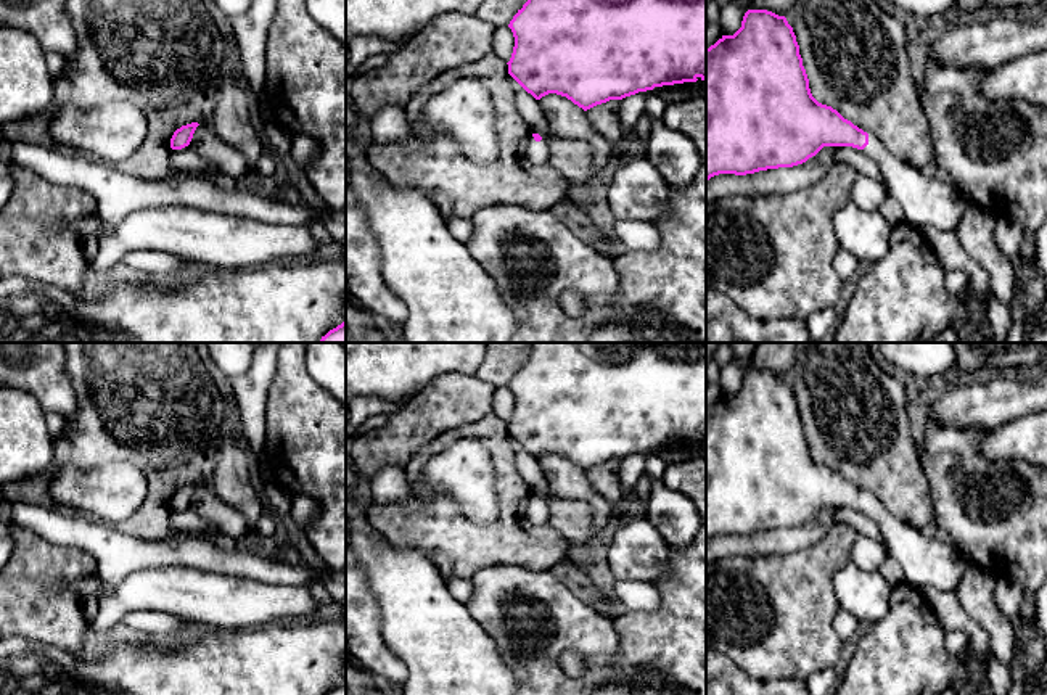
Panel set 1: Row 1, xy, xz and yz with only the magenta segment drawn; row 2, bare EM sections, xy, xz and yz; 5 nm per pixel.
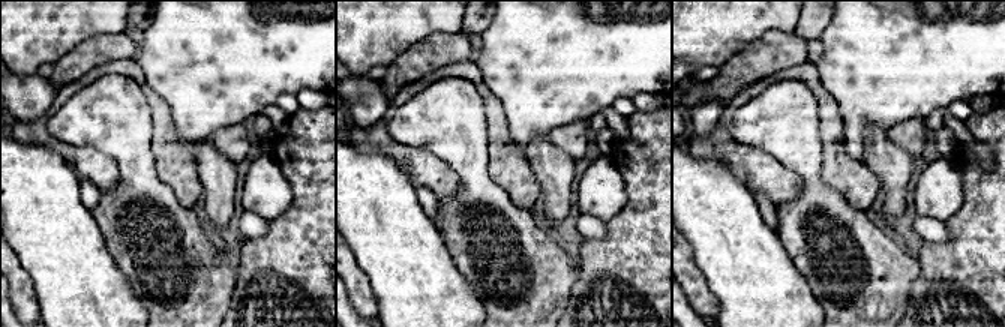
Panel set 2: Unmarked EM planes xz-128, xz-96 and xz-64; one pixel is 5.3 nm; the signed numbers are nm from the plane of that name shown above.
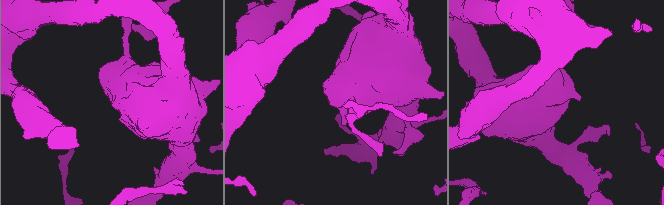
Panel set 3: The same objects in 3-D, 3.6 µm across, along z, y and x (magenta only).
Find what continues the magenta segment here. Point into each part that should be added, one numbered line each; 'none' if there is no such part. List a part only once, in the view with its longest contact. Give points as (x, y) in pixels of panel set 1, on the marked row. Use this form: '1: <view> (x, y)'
1: yz (927, 201)

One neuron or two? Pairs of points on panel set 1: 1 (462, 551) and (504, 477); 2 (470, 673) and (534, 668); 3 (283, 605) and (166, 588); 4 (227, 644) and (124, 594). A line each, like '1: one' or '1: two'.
1: one
2: two
3: one
4: two

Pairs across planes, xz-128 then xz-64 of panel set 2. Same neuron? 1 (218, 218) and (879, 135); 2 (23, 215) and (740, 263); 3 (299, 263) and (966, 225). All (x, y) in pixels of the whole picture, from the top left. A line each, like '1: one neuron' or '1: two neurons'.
1: one neuron
2: one neuron
3: one neuron

